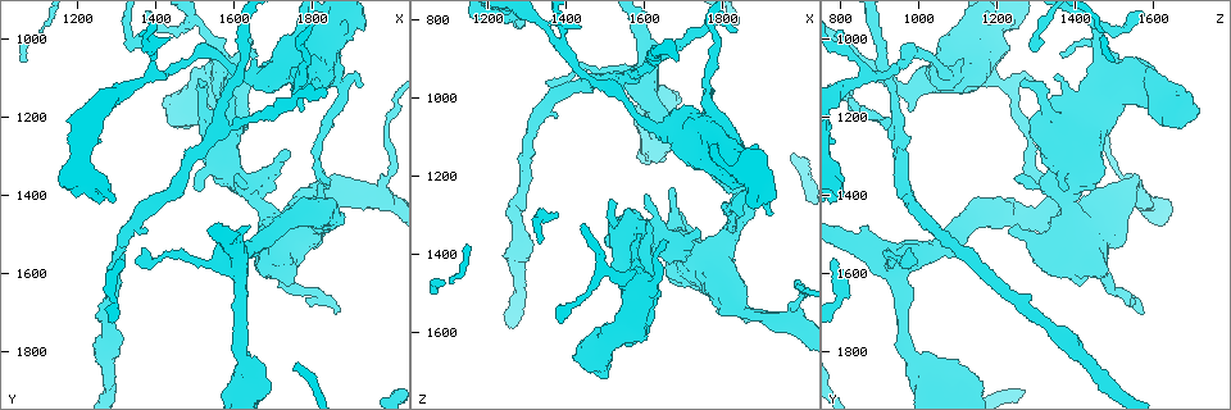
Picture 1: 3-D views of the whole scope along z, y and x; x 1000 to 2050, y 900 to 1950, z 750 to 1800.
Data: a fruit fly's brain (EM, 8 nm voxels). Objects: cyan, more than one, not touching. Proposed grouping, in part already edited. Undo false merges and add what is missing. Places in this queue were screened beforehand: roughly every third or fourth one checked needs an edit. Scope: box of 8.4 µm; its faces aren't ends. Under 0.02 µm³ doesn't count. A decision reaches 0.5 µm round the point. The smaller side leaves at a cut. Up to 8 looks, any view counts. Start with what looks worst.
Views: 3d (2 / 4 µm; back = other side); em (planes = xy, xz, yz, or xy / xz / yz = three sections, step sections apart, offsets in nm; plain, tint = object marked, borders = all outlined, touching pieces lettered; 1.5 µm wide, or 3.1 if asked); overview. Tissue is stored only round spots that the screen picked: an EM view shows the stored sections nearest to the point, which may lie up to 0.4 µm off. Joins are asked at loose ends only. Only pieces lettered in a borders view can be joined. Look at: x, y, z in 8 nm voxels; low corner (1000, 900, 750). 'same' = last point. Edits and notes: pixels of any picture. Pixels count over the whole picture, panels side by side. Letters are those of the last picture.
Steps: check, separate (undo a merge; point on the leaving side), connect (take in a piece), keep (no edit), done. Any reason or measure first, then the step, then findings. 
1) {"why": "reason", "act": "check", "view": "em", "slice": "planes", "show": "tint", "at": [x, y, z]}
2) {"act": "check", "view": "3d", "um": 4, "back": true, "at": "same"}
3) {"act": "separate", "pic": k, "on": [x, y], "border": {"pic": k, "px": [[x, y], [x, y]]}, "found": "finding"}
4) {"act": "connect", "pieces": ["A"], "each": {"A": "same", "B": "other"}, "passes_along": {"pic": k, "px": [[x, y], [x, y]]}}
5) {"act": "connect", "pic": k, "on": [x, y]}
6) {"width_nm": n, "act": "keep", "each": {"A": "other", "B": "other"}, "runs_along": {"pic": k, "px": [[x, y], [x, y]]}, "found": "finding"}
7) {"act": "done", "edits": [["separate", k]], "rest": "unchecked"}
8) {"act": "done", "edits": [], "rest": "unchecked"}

{"why": "end of a long branch", "act": "check", "view": "em", "slice": "xy", "step": 4, "show": "borders", "at": [1830, 1140, 835]}

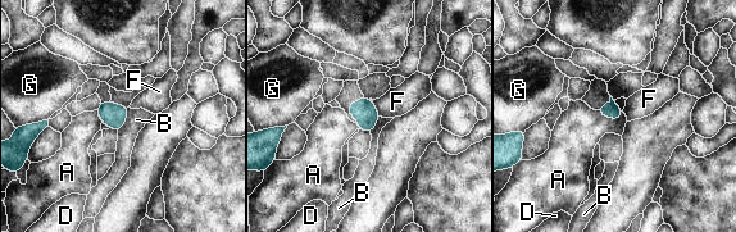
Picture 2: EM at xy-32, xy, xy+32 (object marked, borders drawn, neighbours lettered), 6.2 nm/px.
{"act": "check", "view": "em", "slice": "planes", "show": "borders", "at": "same"}

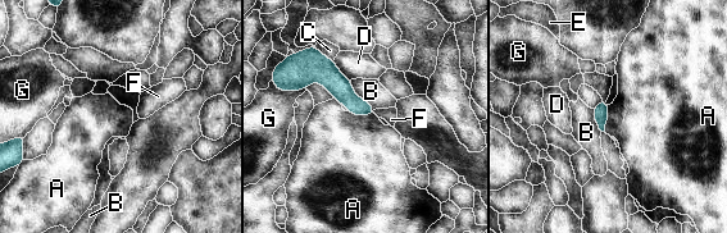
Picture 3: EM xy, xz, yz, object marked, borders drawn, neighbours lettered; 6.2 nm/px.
{"act": "keep", "each": {"A": "other", "B": "other", "C": "other", "D": "other", "E": "other", "F": "other", "G": "other"}, "runs_along": {"pic": 3, "px": [[296, 87], [327, 76], [371, 110]]}, "found": "none of them fits"}

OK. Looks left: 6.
{"why": "free end", "act": "check", "view": "em", "slice": "xz", "step": 8, "show": "borders", "at": [1865, 1695, 1570]}

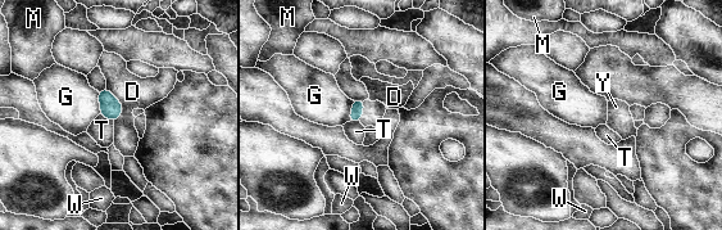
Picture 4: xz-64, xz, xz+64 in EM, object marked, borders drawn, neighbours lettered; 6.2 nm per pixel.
{"act": "connect", "pieces": ["Y"], "each": {"D": "other", "G": "other", "M": "other", "T": "other", "W": "other", "Y": "same"}, "passes_along": {"pic": 4, "px": [[358, 106], [362, 111], [373, 112]]}, "found": "it goes on there"}

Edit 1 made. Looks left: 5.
{"act": "done", "edits": [["connect", 4]], "rest": "unchecked"}

